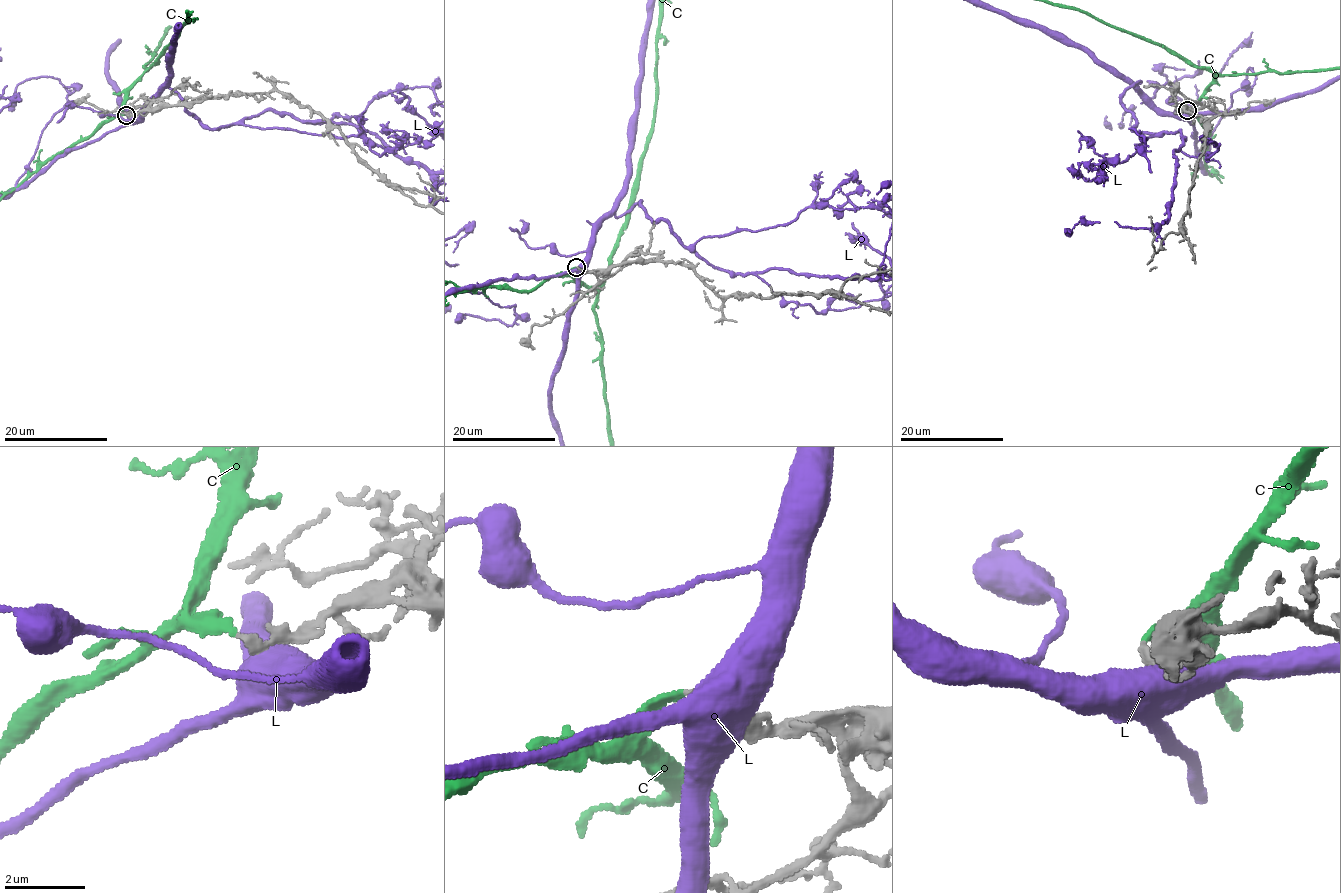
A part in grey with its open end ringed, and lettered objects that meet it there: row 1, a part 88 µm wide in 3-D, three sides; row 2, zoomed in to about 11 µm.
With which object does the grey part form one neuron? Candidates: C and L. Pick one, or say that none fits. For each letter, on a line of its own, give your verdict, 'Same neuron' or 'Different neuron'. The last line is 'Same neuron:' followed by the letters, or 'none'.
C: Same neuron
L: Different neuron
Same neuron: C

